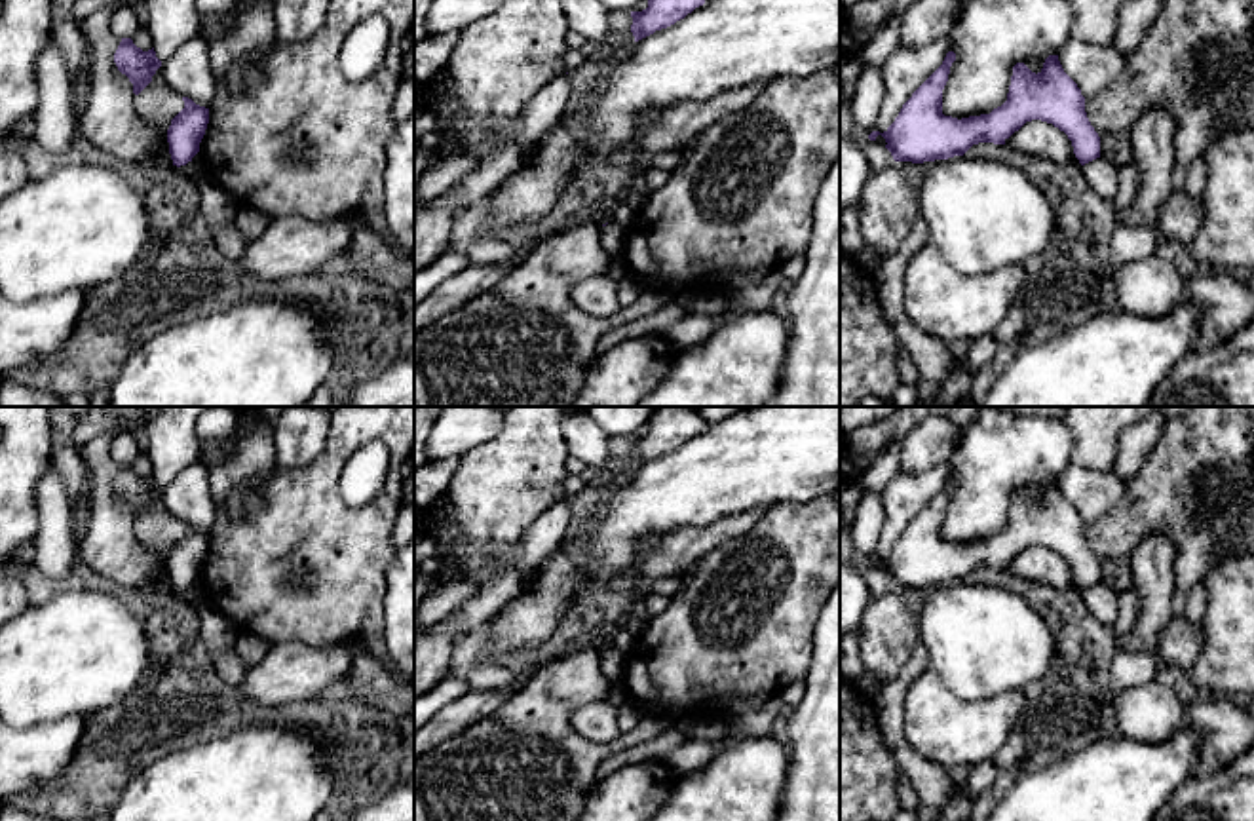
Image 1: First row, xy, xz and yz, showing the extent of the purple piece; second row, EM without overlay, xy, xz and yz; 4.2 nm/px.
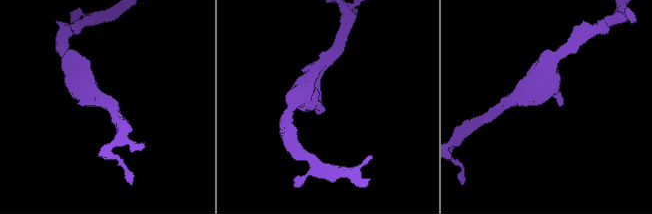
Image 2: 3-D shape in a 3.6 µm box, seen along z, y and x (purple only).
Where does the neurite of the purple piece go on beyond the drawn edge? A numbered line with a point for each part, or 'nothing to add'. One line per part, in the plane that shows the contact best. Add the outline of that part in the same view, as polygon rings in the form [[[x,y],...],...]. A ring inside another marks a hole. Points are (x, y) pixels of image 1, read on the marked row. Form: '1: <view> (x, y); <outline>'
nothing to add

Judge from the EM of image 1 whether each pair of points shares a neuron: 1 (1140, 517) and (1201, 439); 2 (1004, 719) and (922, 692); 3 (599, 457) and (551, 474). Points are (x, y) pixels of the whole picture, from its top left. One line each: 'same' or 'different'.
1: same
2: same
3: different

